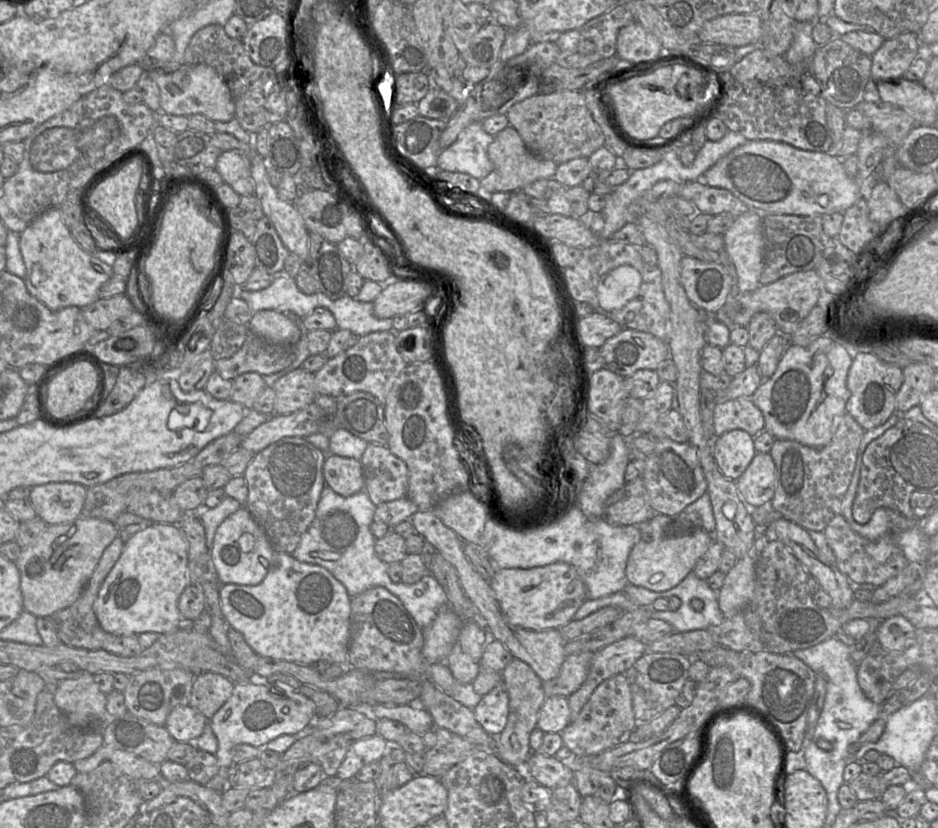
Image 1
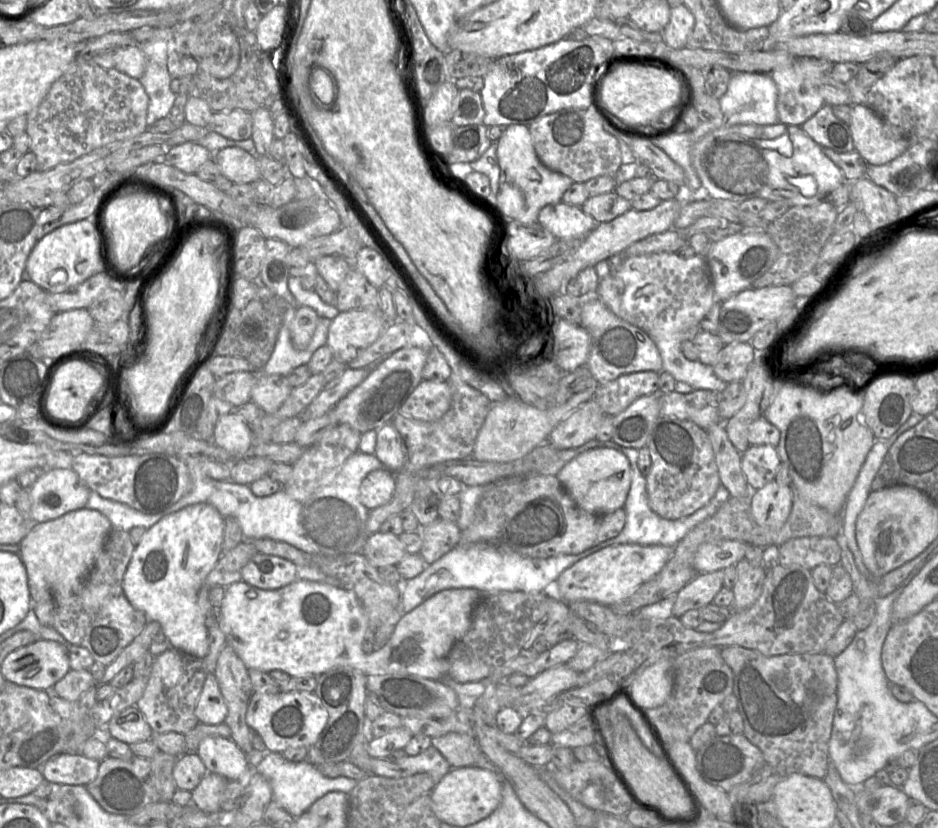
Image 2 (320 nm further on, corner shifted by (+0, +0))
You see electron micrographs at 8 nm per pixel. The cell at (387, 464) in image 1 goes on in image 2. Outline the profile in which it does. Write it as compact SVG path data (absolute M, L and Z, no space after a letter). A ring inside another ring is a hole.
M392 422L377 430L377 442L374 455L391 472L400 471L406 461L406 446Z

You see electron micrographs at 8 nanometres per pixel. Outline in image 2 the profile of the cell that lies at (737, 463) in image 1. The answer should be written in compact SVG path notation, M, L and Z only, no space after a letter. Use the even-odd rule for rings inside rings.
M751 445L741 456L741 468L753 489L763 488L775 480L781 460L772 445Z

